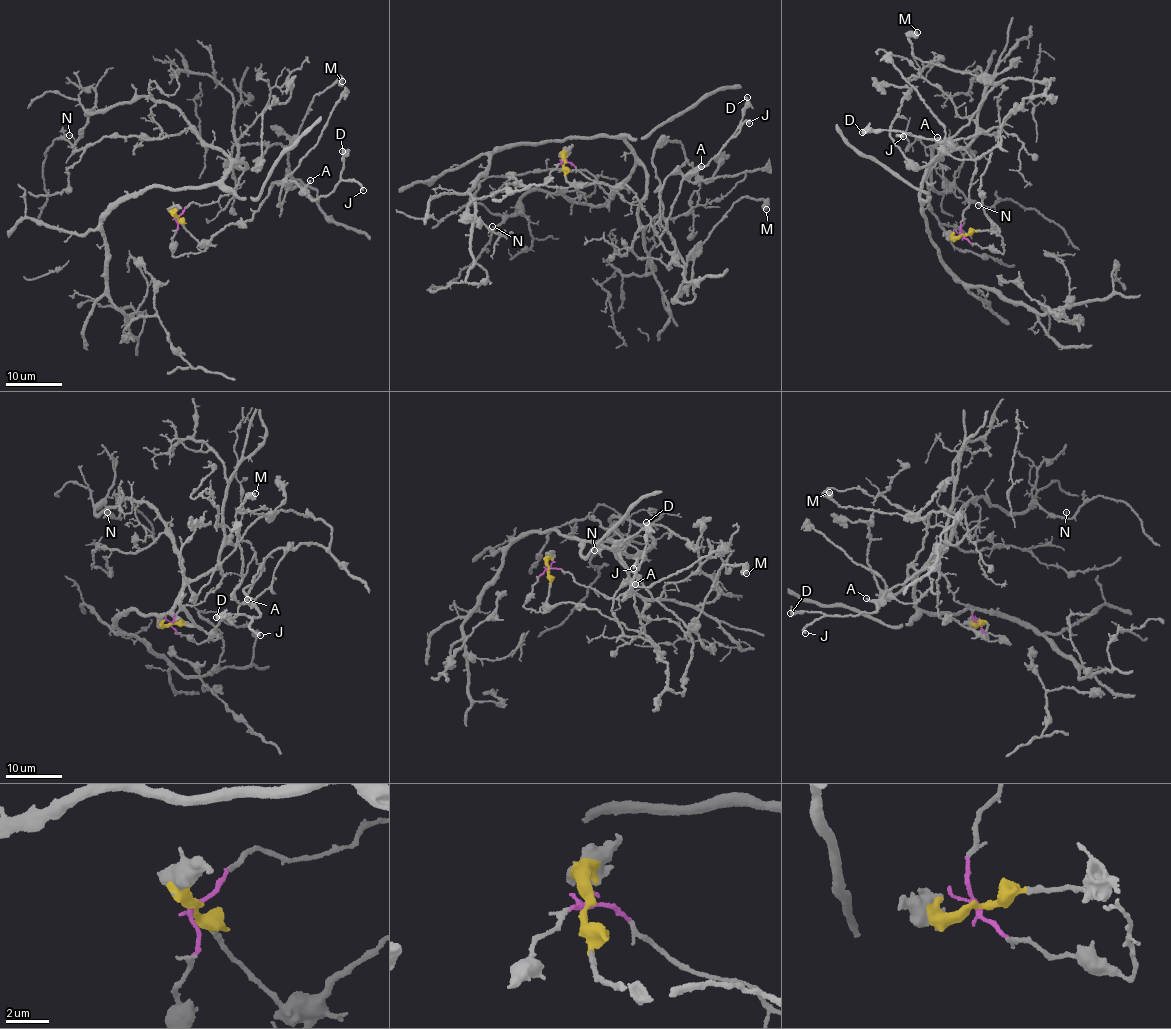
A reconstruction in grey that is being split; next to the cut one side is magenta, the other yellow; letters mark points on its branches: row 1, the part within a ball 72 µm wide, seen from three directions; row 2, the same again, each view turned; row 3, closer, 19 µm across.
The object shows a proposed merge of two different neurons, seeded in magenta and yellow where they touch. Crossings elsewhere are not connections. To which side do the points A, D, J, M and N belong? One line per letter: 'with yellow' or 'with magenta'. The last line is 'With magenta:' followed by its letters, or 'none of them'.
A: with yellow
D: with yellow
J: with yellow
M: with yellow
N: with magenta
With magenta: N

